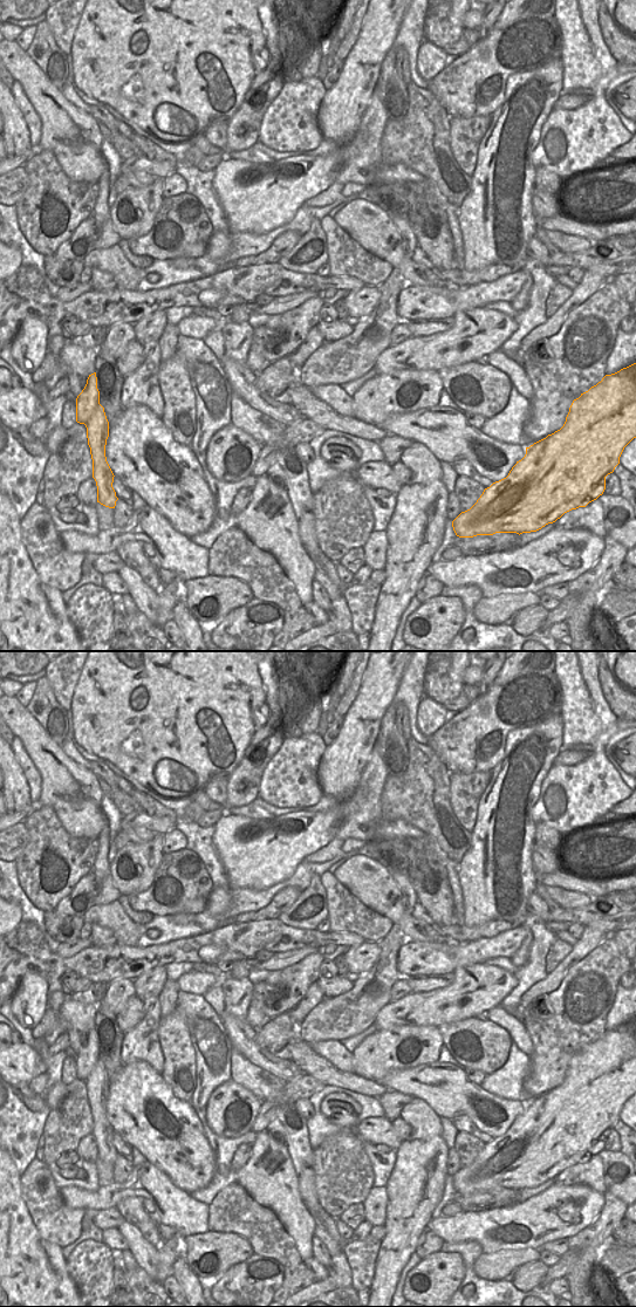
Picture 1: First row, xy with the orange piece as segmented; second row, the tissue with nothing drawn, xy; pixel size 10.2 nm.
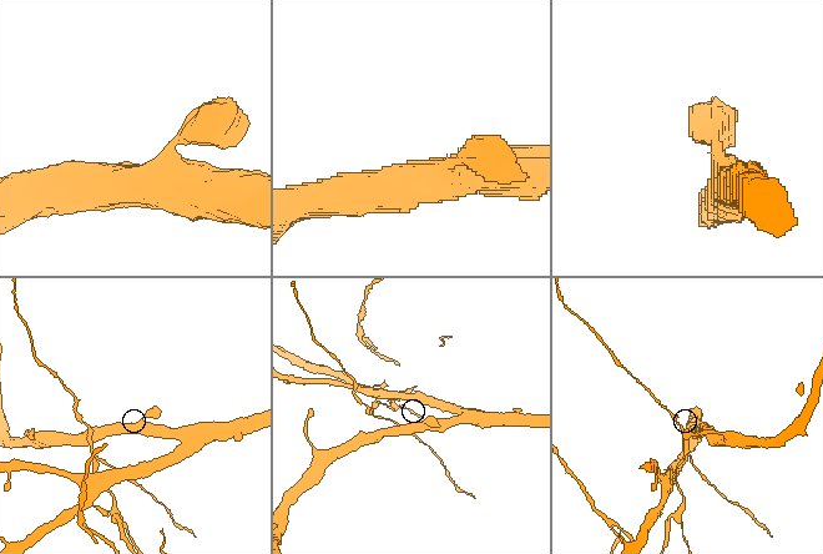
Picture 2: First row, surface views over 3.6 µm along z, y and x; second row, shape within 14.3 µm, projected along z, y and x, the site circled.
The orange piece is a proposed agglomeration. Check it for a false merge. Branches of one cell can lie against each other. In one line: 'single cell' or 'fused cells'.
fused cells

